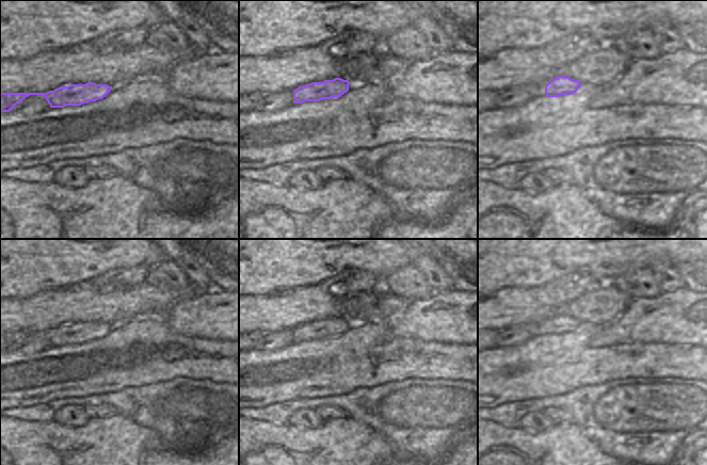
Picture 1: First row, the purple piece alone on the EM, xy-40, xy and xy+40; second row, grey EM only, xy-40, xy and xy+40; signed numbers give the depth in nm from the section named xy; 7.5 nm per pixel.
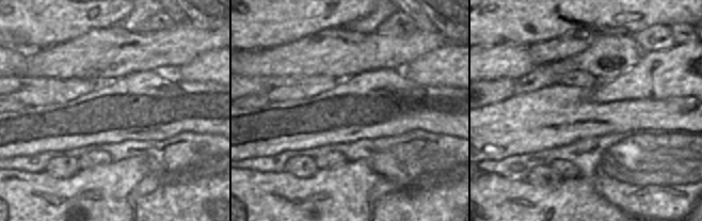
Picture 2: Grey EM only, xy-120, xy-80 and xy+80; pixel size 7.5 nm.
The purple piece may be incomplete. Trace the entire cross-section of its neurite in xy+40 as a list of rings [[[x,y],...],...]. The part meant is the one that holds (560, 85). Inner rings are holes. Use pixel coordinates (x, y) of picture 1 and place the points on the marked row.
[[[558,76],[545,85],[545,94],[547,97],[559,97],[561,95],[575,95],[584,91],[591,91],[594,86],[574,80],[567,76]]]

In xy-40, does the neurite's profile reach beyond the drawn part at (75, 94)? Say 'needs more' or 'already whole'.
already whole

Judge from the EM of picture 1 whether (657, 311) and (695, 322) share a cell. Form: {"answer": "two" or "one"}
{"answer": "one"}

